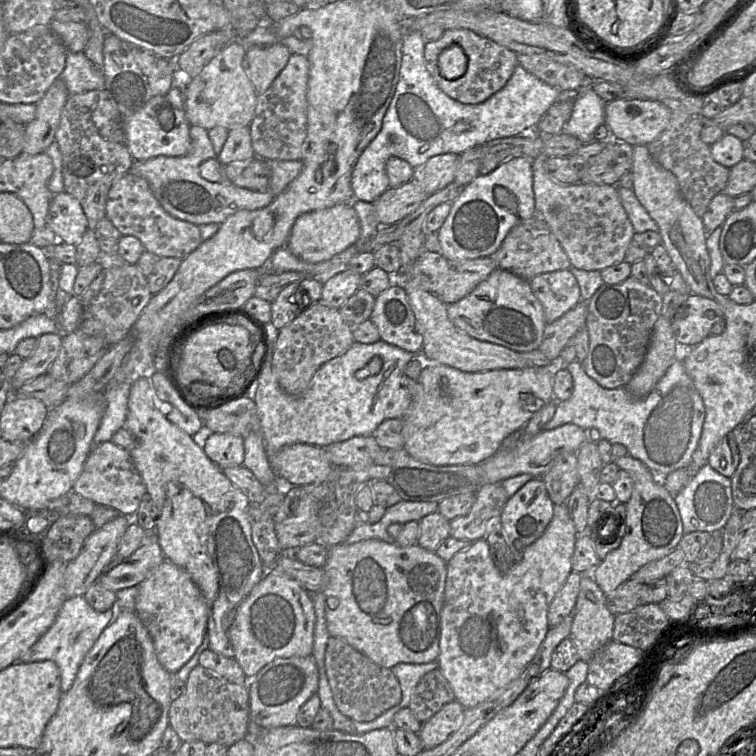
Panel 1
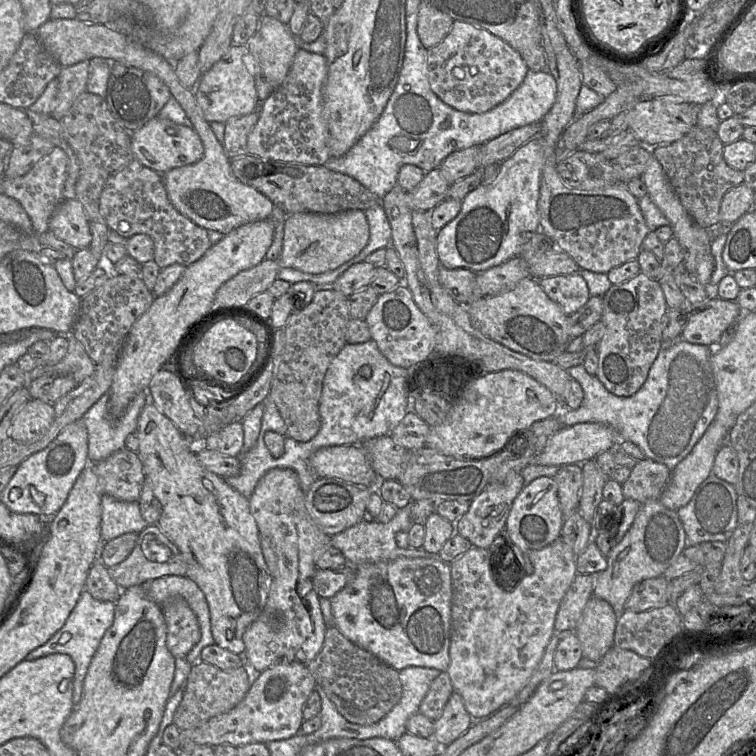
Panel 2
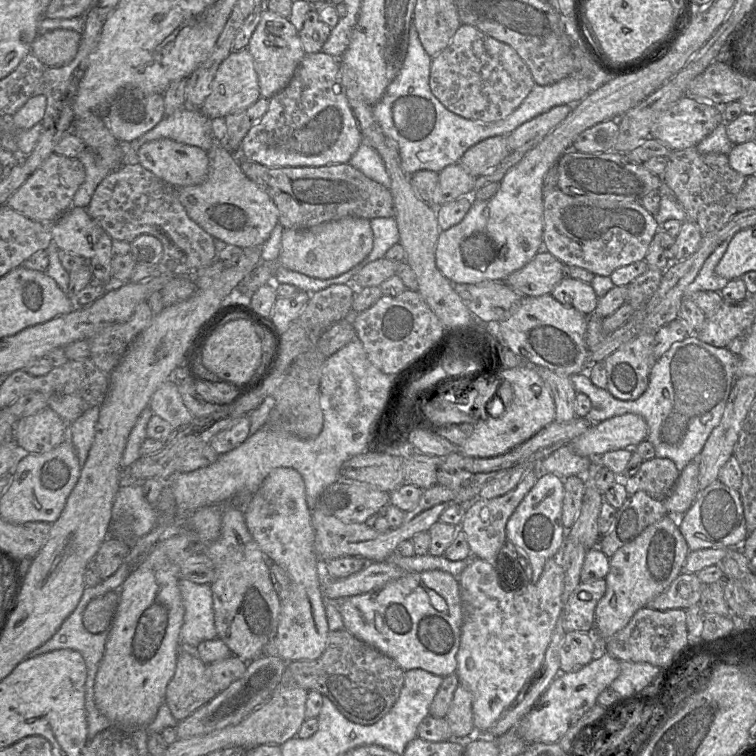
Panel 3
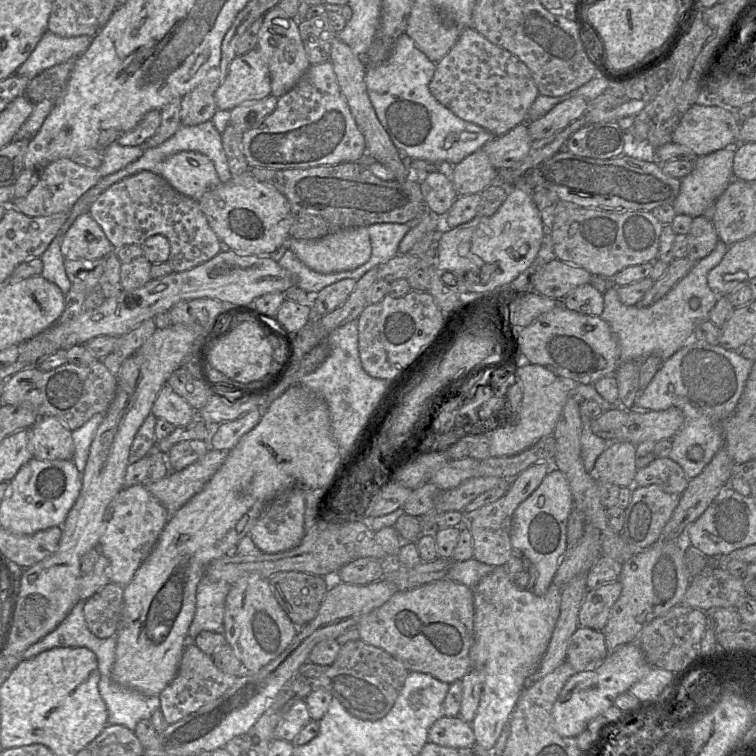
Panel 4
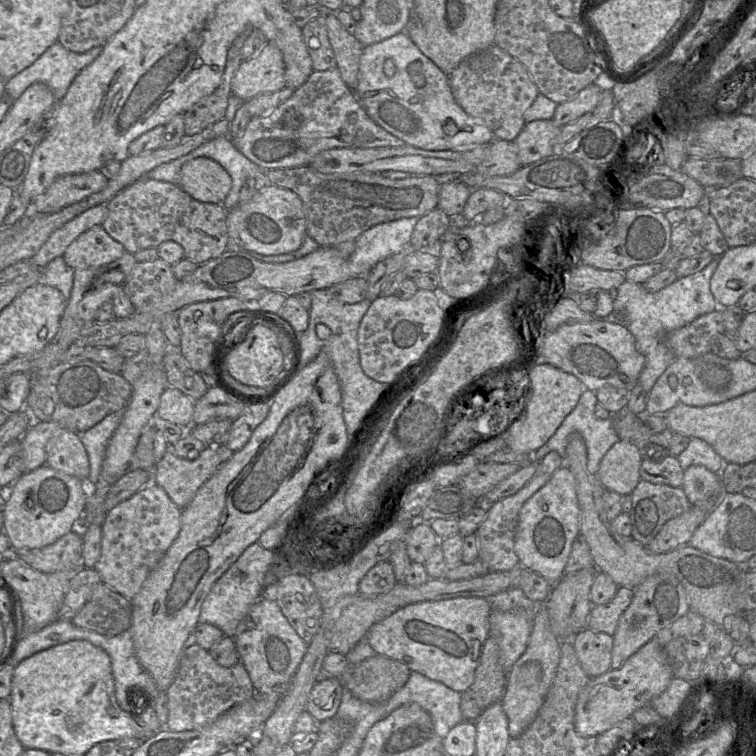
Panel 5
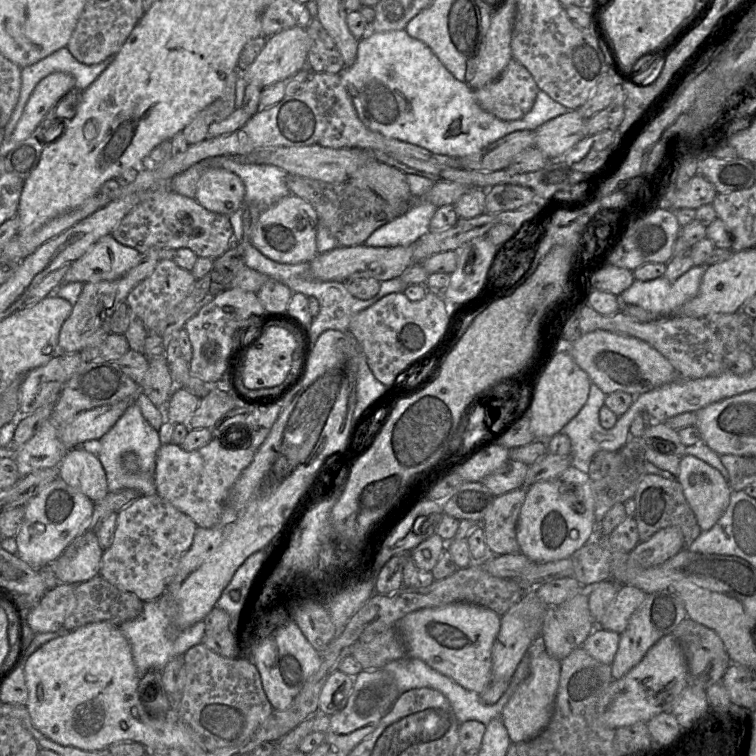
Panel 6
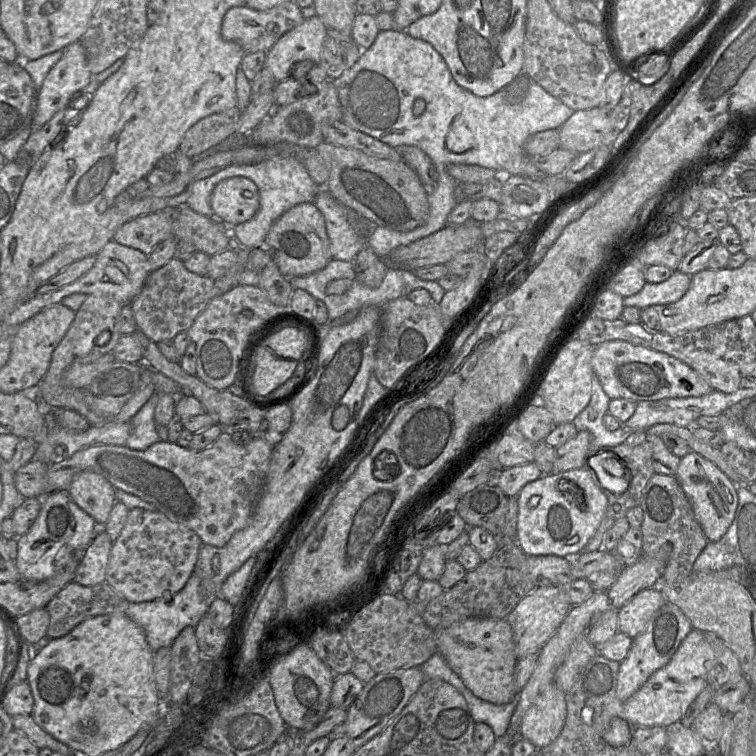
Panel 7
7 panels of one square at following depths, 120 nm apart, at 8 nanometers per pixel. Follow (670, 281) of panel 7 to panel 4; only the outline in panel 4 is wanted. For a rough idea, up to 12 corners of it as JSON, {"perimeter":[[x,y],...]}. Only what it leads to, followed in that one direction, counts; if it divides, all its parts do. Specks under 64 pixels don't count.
{"perimeter":[[715,249],[647,307],[625,305],[613,284],[600,315],[622,361],[663,361],[709,319],[719,296]]}

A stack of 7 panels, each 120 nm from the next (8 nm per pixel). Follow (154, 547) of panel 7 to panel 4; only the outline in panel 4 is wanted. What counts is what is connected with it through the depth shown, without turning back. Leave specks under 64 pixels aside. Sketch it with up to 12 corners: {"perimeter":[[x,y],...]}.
{"perimeter":[[144,484],[109,504],[98,549],[125,587],[169,520]]}

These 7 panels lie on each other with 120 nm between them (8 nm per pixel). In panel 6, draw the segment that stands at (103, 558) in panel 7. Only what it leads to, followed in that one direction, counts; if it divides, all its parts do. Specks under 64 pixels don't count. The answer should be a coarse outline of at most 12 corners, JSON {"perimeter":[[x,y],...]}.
{"perimeter":[[83,532],[73,557],[50,566],[60,583],[99,575],[103,553],[96,533]]}

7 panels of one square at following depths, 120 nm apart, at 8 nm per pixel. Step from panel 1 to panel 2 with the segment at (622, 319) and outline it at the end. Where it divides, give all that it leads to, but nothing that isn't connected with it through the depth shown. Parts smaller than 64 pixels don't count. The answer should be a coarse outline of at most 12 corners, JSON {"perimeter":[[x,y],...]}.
{"perimeter":[[641,272],[602,296],[595,376],[628,397],[662,349],[668,306]]}

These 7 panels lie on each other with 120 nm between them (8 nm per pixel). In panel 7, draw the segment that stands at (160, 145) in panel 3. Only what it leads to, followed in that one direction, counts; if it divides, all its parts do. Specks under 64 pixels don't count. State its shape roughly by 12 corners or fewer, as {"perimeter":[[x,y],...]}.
{"perimeter":[[242,176],[215,186],[216,219],[239,225],[259,210],[258,187]]}

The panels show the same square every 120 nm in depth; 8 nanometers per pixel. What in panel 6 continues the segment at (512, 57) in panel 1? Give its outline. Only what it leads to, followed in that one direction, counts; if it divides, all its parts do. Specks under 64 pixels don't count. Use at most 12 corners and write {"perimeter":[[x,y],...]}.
{"perimeter":[[512,58],[498,78],[473,90],[483,110],[512,121],[539,90]]}

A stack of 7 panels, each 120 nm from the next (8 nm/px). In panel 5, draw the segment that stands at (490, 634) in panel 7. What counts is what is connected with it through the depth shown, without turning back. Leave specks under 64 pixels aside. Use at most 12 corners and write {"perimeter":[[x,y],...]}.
{"perimeter":[[486,598],[409,604],[364,639],[461,693],[489,637]]}

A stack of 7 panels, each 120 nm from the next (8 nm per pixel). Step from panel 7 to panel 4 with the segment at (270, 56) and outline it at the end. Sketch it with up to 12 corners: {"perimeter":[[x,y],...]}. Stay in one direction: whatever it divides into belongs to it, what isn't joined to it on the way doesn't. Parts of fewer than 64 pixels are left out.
{"perimeter":[[258,49],[237,55],[215,92],[218,110],[271,95]]}

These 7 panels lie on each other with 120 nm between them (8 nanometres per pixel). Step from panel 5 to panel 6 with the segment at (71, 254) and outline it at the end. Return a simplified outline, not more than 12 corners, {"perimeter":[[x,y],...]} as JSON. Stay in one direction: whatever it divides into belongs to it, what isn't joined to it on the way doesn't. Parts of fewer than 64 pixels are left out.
{"perimeter":[[108,234],[71,263],[61,284],[116,280],[140,252]]}

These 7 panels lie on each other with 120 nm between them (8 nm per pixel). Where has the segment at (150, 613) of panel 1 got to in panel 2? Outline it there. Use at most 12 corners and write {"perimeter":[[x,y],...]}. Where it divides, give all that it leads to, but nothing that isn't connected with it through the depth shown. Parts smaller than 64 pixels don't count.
{"perimeter":[[181,597],[161,609],[167,649],[185,658],[201,638],[197,617]]}

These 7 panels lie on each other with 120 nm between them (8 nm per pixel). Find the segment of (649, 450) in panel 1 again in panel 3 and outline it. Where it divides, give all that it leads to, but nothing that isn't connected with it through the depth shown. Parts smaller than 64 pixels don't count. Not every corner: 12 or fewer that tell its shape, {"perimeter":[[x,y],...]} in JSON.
{"perimeter":[[696,336],[656,360],[622,401],[570,376],[599,423],[632,413],[679,471],[701,453],[738,379],[739,356]]}

